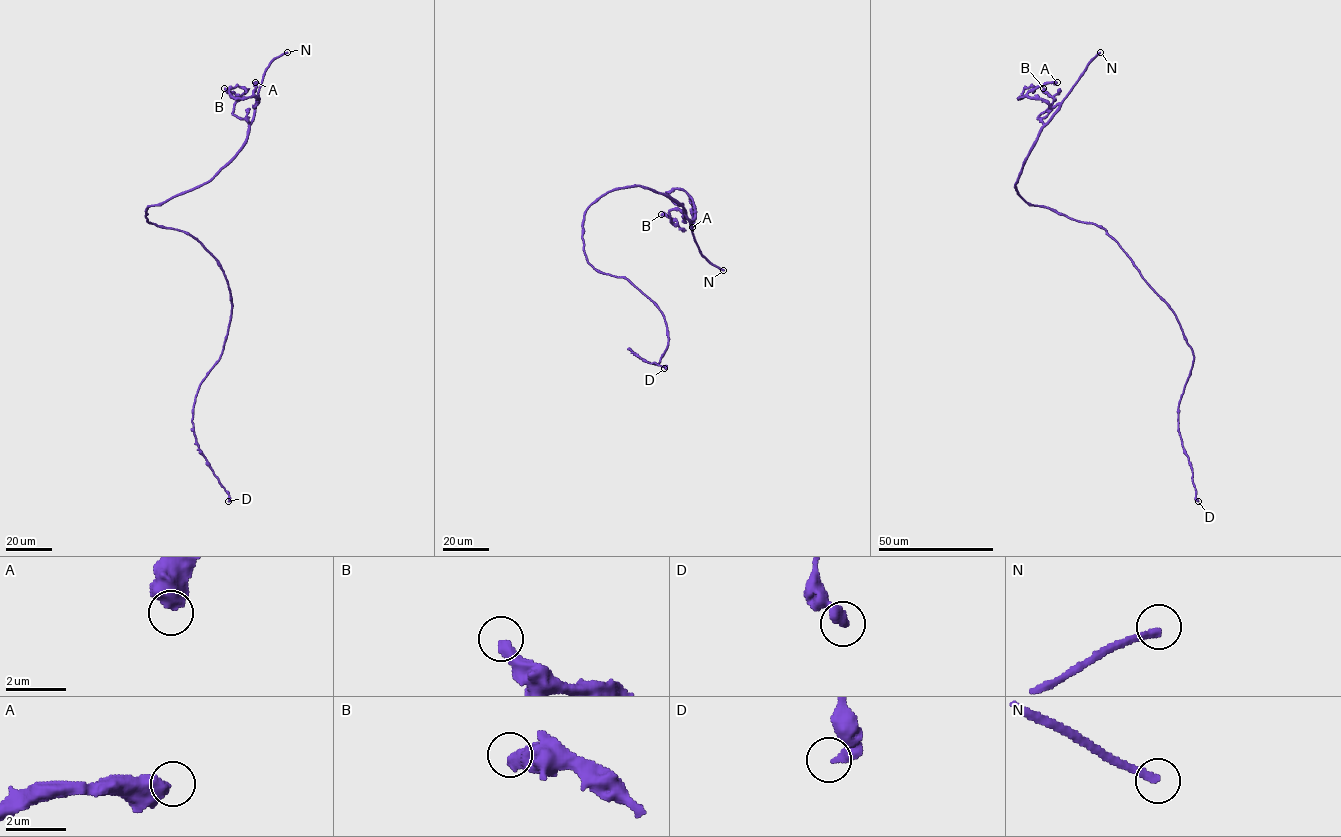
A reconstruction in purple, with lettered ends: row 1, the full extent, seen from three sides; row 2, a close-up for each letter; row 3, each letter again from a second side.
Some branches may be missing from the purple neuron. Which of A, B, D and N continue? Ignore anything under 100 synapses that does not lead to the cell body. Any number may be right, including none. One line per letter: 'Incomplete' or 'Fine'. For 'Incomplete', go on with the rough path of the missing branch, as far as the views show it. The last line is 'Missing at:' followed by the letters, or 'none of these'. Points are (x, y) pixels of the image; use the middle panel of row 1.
A: Fine
B: Fine
D: Fine
N: Incomplete. Course of what is missing: (723, 270), (753, 271), (765, 264), (783, 245), (799, 202), (808, 194), (817, 198), (812, 198)
Missing at: N

